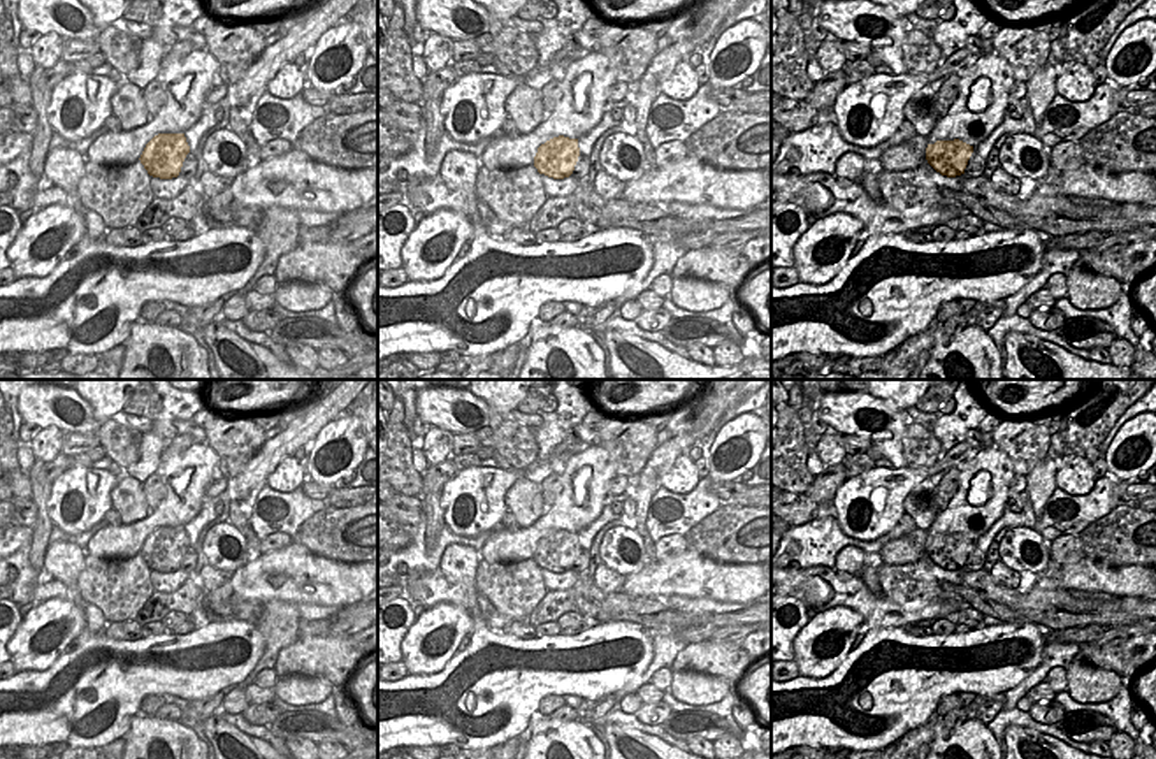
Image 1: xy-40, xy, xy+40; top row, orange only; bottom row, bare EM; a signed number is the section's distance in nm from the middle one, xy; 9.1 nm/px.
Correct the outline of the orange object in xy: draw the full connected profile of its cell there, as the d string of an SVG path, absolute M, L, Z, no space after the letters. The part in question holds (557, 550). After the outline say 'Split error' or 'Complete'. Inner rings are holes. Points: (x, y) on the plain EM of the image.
M553 531L538 541L534 560L553 573L569 571L580 550L578 532Z. Complete

